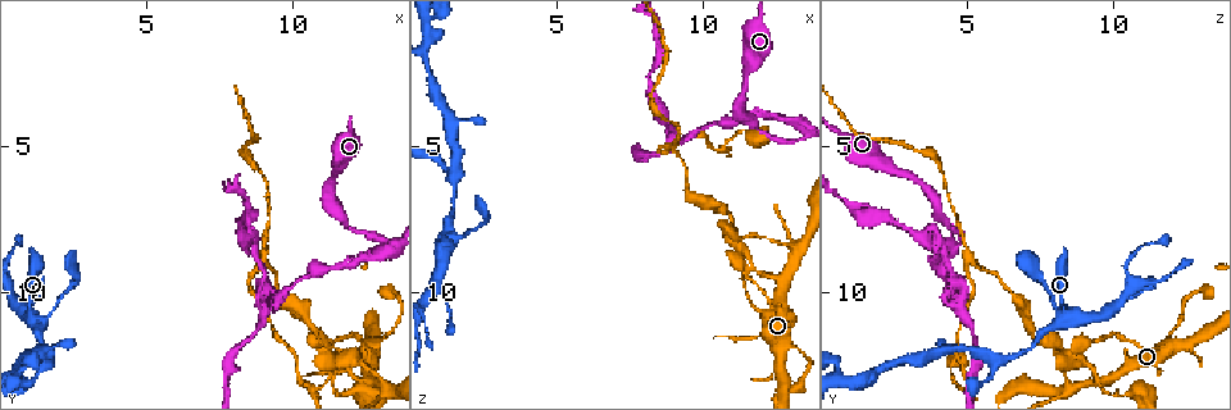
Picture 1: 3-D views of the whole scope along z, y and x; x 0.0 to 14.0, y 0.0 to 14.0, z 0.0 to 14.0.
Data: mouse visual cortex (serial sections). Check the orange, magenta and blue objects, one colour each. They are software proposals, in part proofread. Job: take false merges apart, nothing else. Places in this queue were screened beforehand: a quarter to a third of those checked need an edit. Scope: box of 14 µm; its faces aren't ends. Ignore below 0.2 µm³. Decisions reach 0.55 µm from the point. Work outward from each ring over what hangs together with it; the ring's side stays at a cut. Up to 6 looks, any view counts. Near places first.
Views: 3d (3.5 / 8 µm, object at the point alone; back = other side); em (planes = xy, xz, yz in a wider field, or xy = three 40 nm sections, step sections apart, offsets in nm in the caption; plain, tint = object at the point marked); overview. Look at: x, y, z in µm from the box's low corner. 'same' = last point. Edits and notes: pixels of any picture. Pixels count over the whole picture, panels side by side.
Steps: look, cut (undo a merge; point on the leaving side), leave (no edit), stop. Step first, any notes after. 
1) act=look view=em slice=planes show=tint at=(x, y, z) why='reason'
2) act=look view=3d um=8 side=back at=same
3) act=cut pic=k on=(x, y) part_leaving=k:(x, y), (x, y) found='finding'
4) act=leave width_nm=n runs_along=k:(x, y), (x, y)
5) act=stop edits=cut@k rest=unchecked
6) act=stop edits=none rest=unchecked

act=look view=3d um=3.5 at=(13.4, 8.3, 4.8) why='sharp bend'

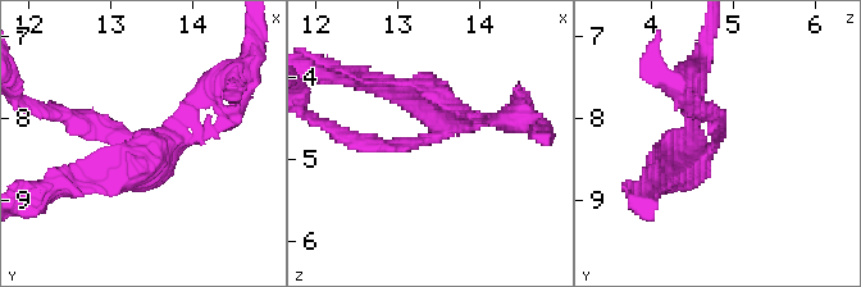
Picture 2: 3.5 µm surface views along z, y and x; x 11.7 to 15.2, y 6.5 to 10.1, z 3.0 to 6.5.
act=look view=em slice=xy step=3 show=tint at=(13.35, 8.35, 4.75)

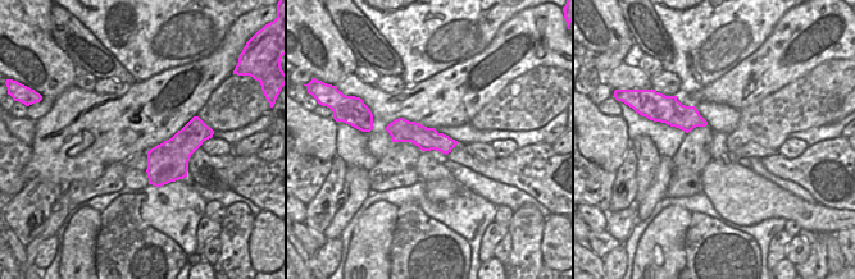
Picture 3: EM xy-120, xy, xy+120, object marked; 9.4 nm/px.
act=cut pic=2 on=(178, 133) width_nm=220 part_leaving=2:(149, 153), (149, 173), (62, 188) found='a second cell is stuck on'

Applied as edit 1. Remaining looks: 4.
act=look view=em slice=xy step=3 show=tint at=(11.6, 12.5, 9.2) why='three arms meet'

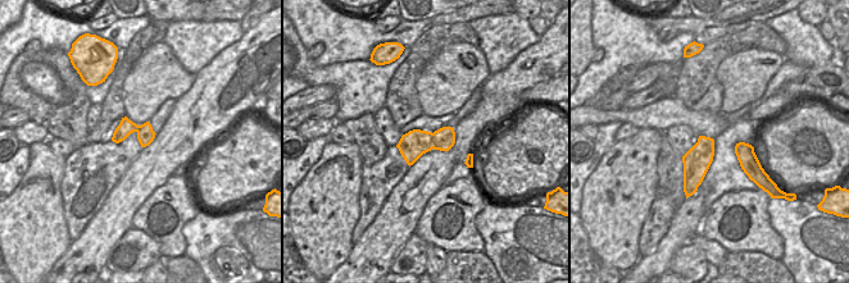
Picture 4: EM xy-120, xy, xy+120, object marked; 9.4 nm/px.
act=look view=3d um=3.5 at=same why='wider look'

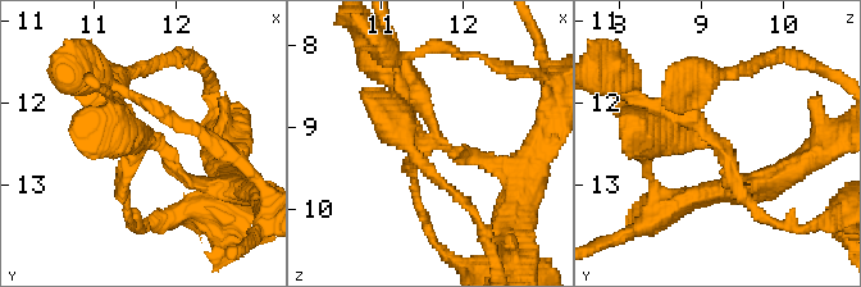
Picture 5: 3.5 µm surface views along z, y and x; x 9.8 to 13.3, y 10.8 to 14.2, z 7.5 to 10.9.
act=cut pic=5 on=(124, 185) width_nm=260 border=4:(431, 133), (432, 147) found='a second cell is stuck on'

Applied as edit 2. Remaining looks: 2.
act=stop edits=cut@2,cut@5 rest=unchecked

